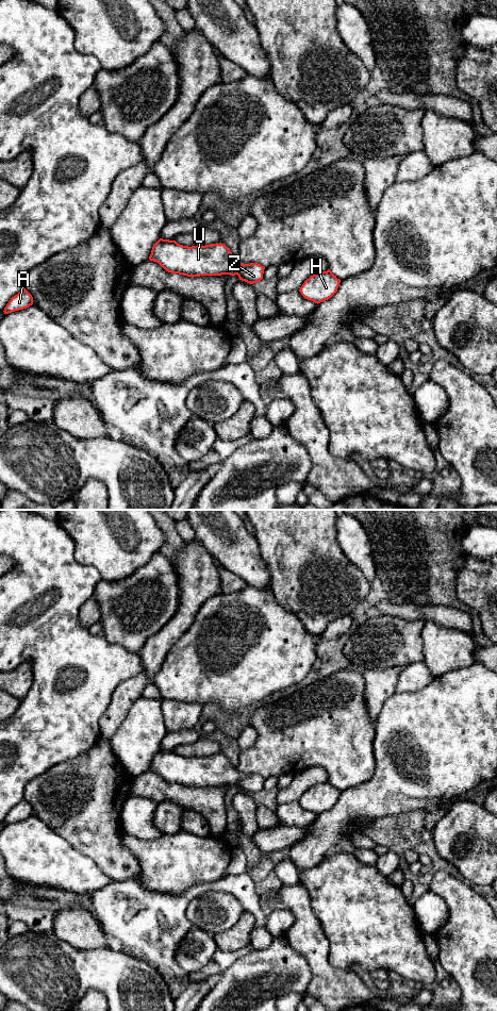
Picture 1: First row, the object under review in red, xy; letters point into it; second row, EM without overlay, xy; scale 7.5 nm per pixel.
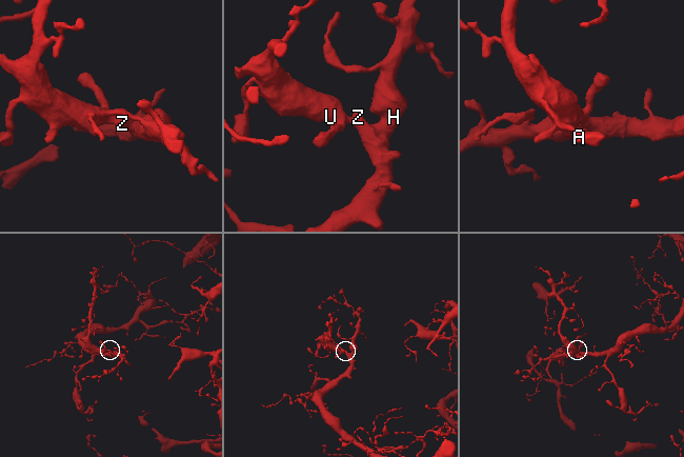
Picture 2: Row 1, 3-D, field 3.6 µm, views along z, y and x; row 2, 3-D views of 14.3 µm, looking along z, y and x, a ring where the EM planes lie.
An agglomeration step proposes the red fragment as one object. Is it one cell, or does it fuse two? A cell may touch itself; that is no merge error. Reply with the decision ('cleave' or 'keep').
keep

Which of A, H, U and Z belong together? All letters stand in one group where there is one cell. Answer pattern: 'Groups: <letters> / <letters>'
Groups: A H U Z

